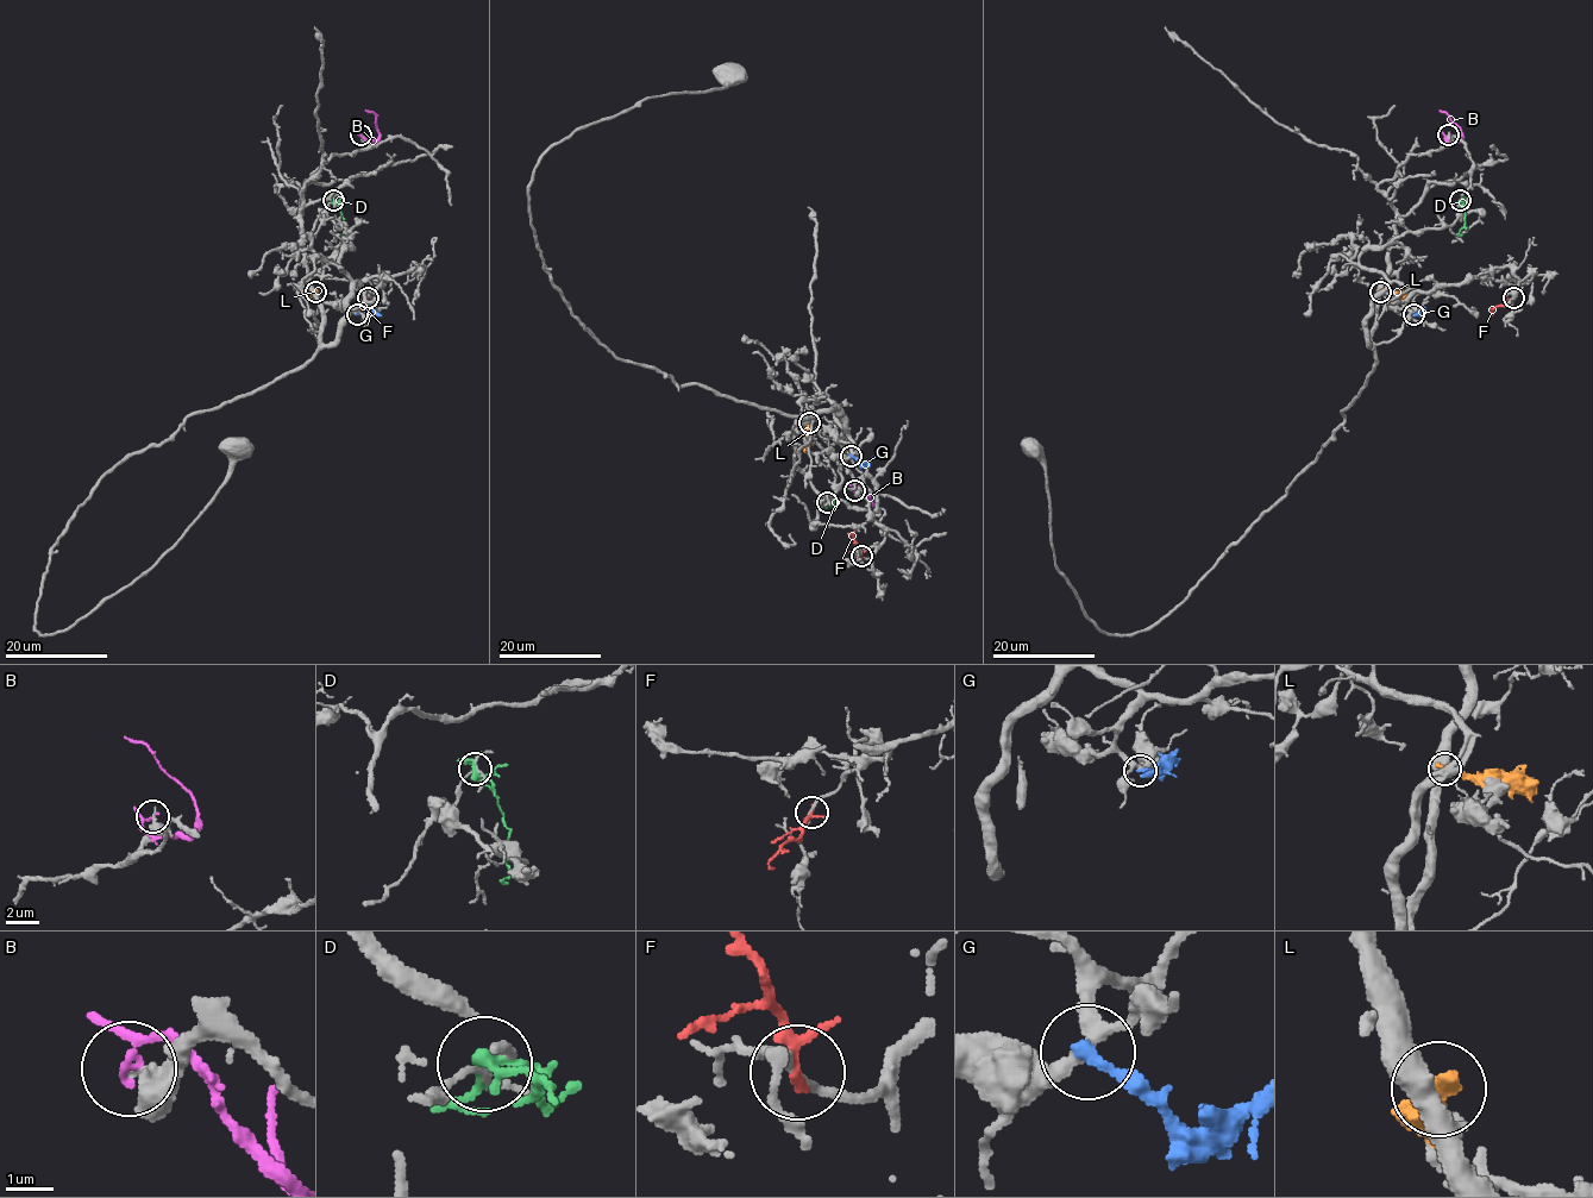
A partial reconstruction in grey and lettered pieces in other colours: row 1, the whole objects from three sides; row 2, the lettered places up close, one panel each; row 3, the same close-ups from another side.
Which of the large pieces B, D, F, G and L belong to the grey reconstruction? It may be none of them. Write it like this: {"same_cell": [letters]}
{"same_cell": []}

